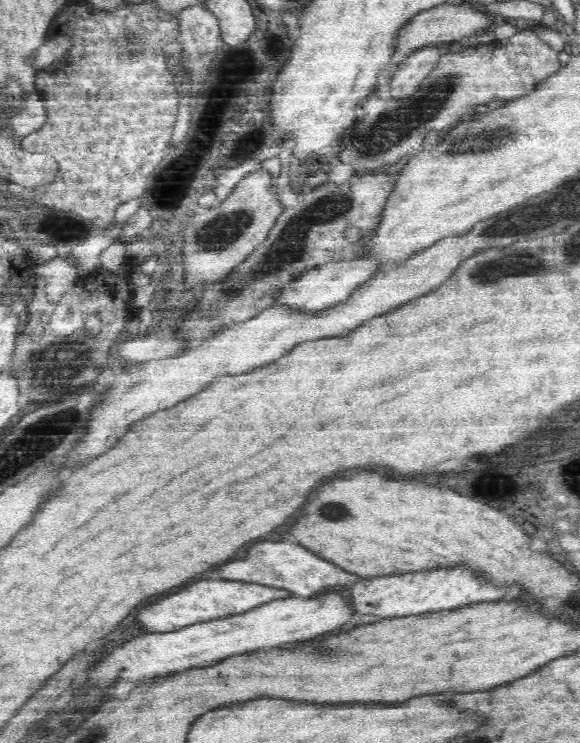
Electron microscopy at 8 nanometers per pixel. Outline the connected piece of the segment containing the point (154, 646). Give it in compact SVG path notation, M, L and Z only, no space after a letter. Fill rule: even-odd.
M334 586L330 589L326 589L324 591L314 593L308 596L302 596L289 594L288 596L285 596L284 598L277 598L274 600L271 600L270 602L265 602L264 604L261 604L260 606L257 606L256 608L247 610L246 612L243 612L242 614L235 614L229 617L222 617L219 619L214 619L210 622L201 622L196 623L190 626L185 626L184 628L175 630L174 632L167 632L167 633L147 633L142 634L141 636L135 637L136 640L134 642L130 642L130 644L124 644L122 648L117 648L114 650L120 650L120 652L111 652L112 656L108 656L104 659L104 664L100 664L100 668L96 668L94 670L94 676L92 676L92 680L94 682L90 682L90 684L86 684L86 686L92 686L95 687L103 687L108 686L108 684L114 684L118 678L123 678L124 680L127 680L128 682L134 682L136 684L140 684L146 681L154 680L156 677L160 675L167 675L170 674L170 672L178 672L178 670L186 670L186 668L191 666L198 666L198 665L210 665L211 663L218 662L221 658L224 658L225 656L230 656L231 654L238 654L238 653L244 653L244 652L255 652L257 648L281 648L284 646L292 646L295 644L303 643L306 639L310 639L312 637L316 637L317 635L324 634L328 631L332 631L336 628L339 628L340 626L344 625L346 622L356 614L356 603L354 603L353 594L350 593L350 590L348 587L344 586Z

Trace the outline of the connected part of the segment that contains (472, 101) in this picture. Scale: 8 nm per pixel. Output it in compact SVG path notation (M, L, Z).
M533 28L517 30L508 38L500 38L491 43L480 43L472 47L465 47L462 52L443 52L438 64L432 72L422 81L420 90L409 96L406 100L378 100L368 98L366 100L366 120L356 126L356 138L352 142L352 148L340 154L340 158L346 164L356 164L364 170L387 168L406 154L414 154L422 150L421 143L424 134L431 130L446 130L448 124L456 124L466 115L472 113L472 109L478 104L486 104L490 101L507 101L517 97L523 92L532 90L532 87L543 78L550 76L554 71L562 68L562 62L558 57L558 51L550 44L546 44L540 36L536 35Z

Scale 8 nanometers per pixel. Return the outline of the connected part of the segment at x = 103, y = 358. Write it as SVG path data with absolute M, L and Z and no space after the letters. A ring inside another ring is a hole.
M101 266L93 281L78 278L78 284L66 289L60 301L50 302L47 297L44 298L42 290L36 290L36 294L34 294L36 298L30 298L30 302L26 302L26 322L22 322L22 330L18 330L16 335L13 359L3 371L16 381L20 408L26 406L26 402L48 408L48 406L60 404L80 392L94 388L93 383L110 362L108 351L114 339L114 332L112 332L112 326L108 326L108 322L125 324L128 320L128 309L131 305L134 288L128 276L130 276L130 272L110 274L107 268ZM90 318L98 318L98 322L101 323L101 332L97 335L90 334L90 329L87 327Z

